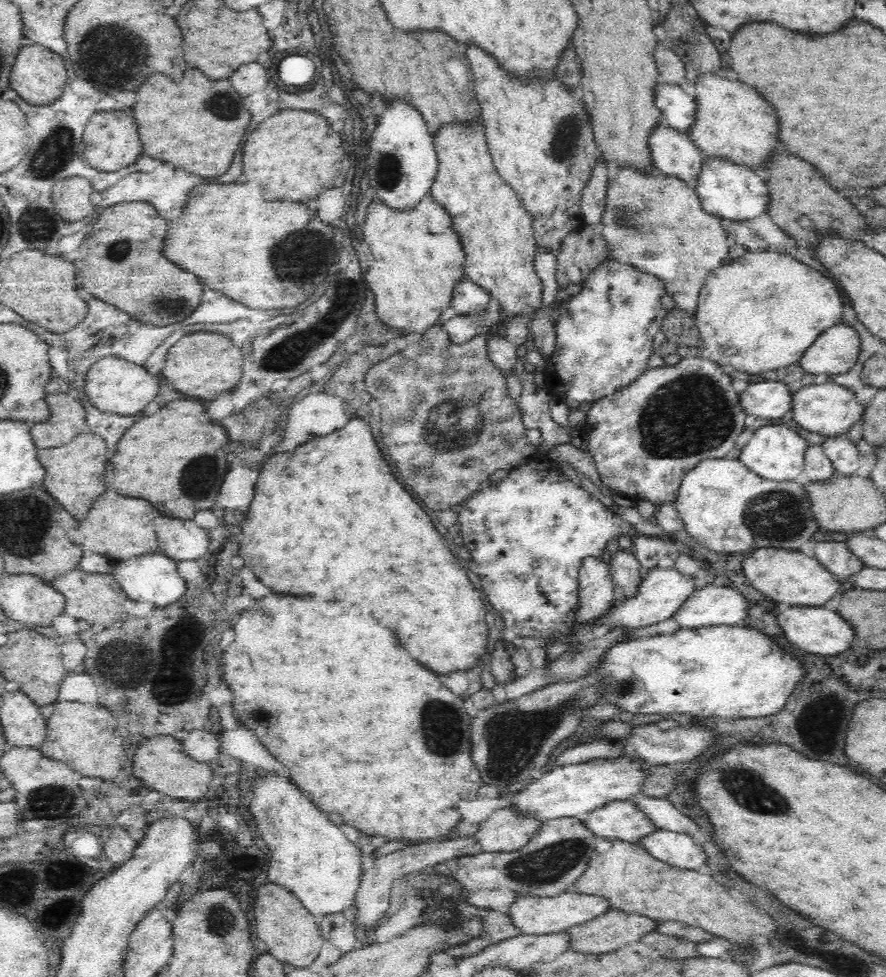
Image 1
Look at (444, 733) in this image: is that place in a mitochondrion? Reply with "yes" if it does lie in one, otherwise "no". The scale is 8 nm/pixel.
yes

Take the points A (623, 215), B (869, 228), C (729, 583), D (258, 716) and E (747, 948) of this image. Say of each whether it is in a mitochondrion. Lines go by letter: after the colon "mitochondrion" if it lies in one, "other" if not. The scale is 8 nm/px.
A: mitochondrion
B: other
C: other
D: mitochondrion
E: other

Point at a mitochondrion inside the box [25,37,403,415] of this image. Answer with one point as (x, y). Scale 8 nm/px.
(54, 152)

